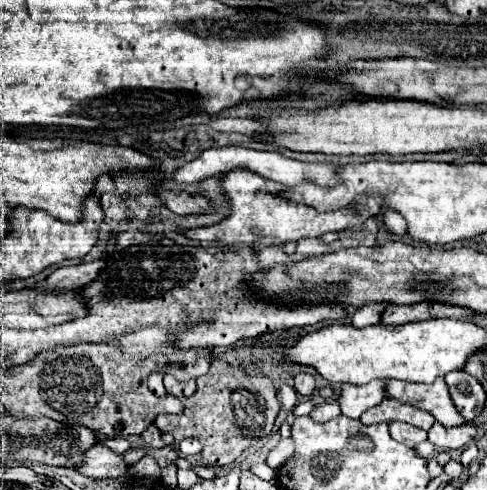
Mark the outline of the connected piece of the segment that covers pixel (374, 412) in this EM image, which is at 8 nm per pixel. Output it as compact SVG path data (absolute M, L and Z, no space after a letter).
M383 399L379 405L375 405L373 409L365 411L361 415L361 423L367 423L367 425L393 423L393 421L405 421L405 423L421 427L425 431L433 425L433 417L427 411L407 405L407 403L399 403L395 399Z

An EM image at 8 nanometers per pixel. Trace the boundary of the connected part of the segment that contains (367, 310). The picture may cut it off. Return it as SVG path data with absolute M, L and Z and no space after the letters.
M365 305L361 309L357 309L351 317L351 323L367 323L367 325L375 325L381 323L381 311L385 311L387 305Z

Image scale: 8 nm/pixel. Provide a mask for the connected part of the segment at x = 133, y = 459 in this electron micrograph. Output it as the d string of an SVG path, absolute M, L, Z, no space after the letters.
M131 447L131 449L127 449L127 451L123 453L123 459L125 459L127 467L131 467L131 465L139 463L145 455L147 455L147 451L145 451L143 447Z

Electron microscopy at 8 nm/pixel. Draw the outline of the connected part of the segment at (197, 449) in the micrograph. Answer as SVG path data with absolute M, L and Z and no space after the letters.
M185 439L179 447L177 447L177 451L179 451L179 457L189 457L189 455L201 455L201 451L203 451L203 445L199 443L199 441L195 441L195 439Z

